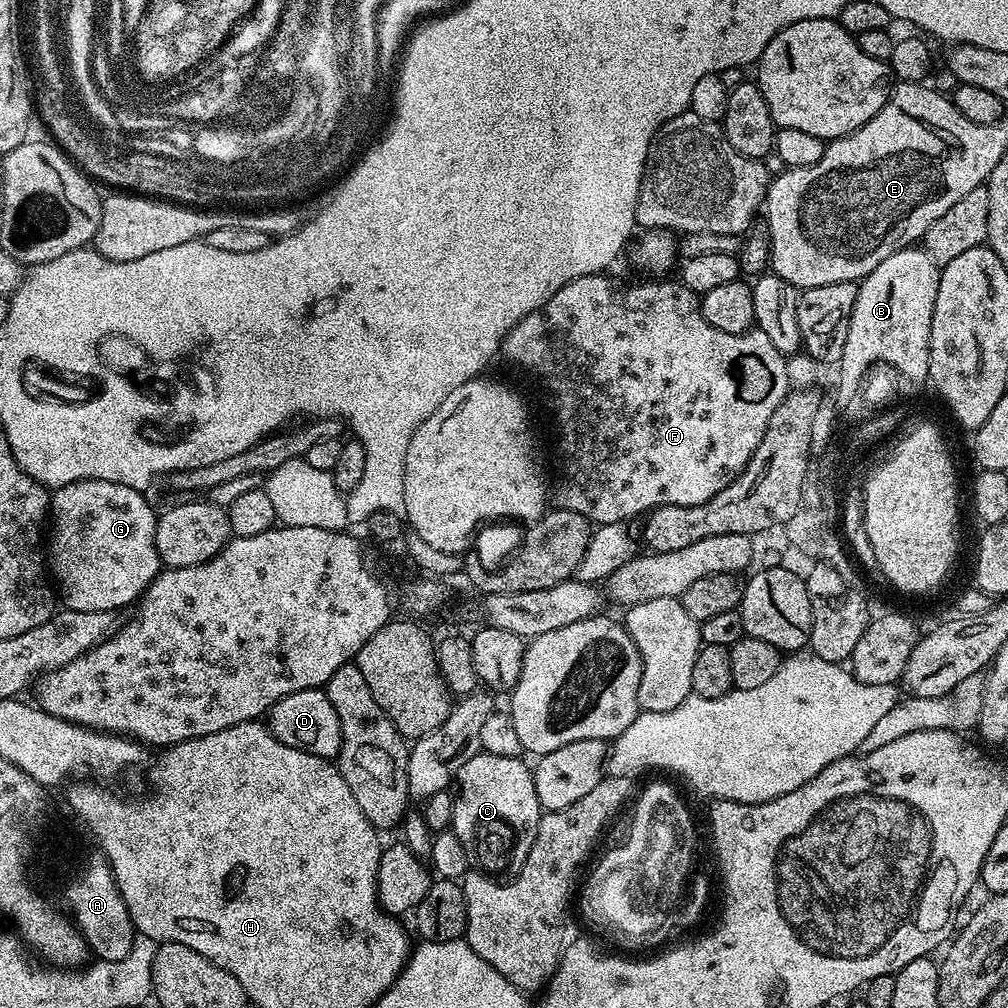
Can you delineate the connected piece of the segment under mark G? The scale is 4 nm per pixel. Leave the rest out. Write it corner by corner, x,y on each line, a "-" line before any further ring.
88,479
79,480
76,483
70,483
68,486
55,489
50,496
50,528
52,524
52,536
50,538
50,546
48,545
48,564
55,583
61,588
58,592
62,594
65,602
63,604
69,611
78,613
100,613
119,611
120,608
129,606
137,601
143,595
145,589
148,588
150,582
161,571
162,565
157,547
154,546
154,530
156,529
157,511
153,510
151,504
146,500
147,495
138,491
134,487
124,486
122,483
106,482
104,479

